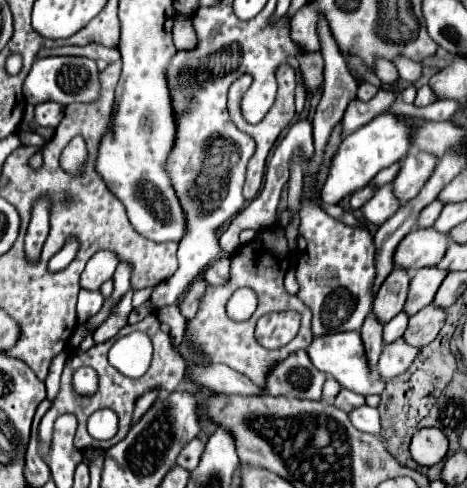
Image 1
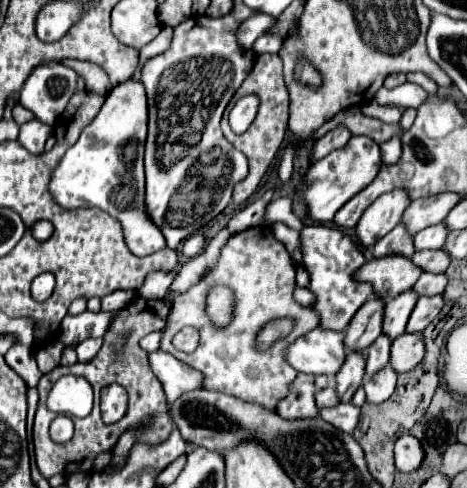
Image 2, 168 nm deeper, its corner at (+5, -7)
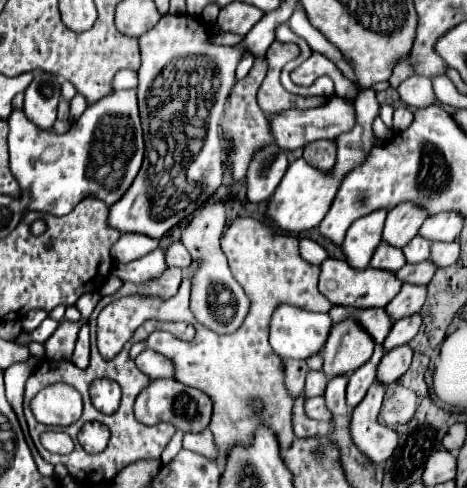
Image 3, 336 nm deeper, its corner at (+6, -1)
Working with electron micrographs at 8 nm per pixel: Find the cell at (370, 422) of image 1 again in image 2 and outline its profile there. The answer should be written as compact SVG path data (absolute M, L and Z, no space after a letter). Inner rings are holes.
M341 403L337 407L327 407L325 411L321 411L321 417L333 427L339 427L345 433L353 433L361 419L361 409L353 403Z

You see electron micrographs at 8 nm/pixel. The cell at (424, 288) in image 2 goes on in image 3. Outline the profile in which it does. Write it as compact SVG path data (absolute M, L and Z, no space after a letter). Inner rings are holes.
M402 285L400 293L388 303L386 313L394 321L412 317L420 311L420 307L426 301L426 287L416 287L416 285Z

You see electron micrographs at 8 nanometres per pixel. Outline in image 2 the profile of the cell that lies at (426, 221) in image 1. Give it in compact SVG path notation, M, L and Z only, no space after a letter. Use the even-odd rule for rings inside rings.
M399 223L395 229L391 229L385 237L381 237L375 245L373 245L373 257L383 257L383 255L405 255L411 257L415 253L413 247L413 235L407 231L405 223Z

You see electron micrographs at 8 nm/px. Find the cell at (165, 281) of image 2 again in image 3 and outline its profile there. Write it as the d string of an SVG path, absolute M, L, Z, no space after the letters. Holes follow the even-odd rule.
M154 249L152 253L130 261L126 265L116 263L112 269L112 275L116 275L122 281L132 281L132 283L142 283L146 279L158 277L162 271L166 269L164 265L164 251L162 249Z

